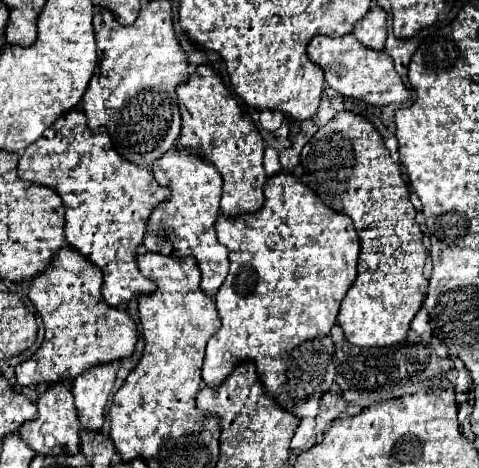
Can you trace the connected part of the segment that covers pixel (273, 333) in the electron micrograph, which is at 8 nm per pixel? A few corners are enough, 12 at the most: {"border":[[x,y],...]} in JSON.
{"border":[[293,173],[215,221],[203,383],[317,415],[359,237]]}

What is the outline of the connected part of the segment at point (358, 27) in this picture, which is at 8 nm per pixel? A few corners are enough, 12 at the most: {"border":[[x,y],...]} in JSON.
{"border":[[381,7],[355,23],[353,35],[367,47],[383,51],[387,15]]}

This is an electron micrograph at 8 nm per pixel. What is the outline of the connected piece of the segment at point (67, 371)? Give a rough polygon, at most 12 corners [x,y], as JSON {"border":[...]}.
{"border":[[67,245],[31,279],[45,323],[19,385],[71,381],[133,353],[137,325]]}

